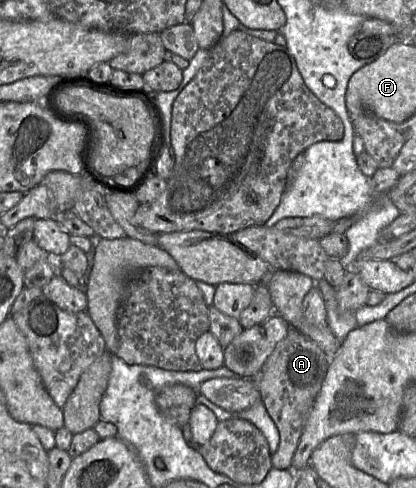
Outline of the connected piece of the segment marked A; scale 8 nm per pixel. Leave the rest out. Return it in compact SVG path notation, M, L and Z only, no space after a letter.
M290 328L253 378L266 410L279 431L279 445L271 460L274 468L291 469L306 420L321 390L330 363L331 359L315 341L297 329Z

